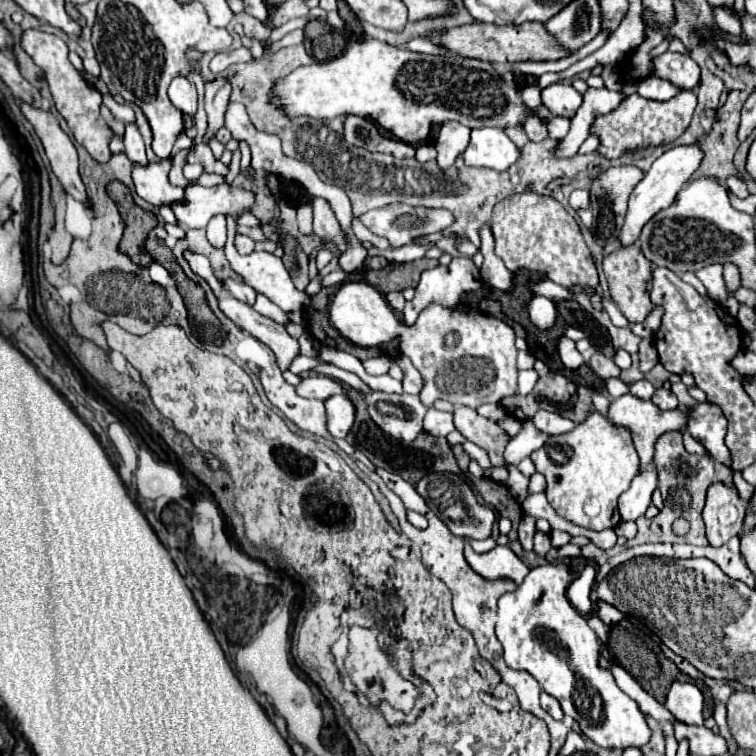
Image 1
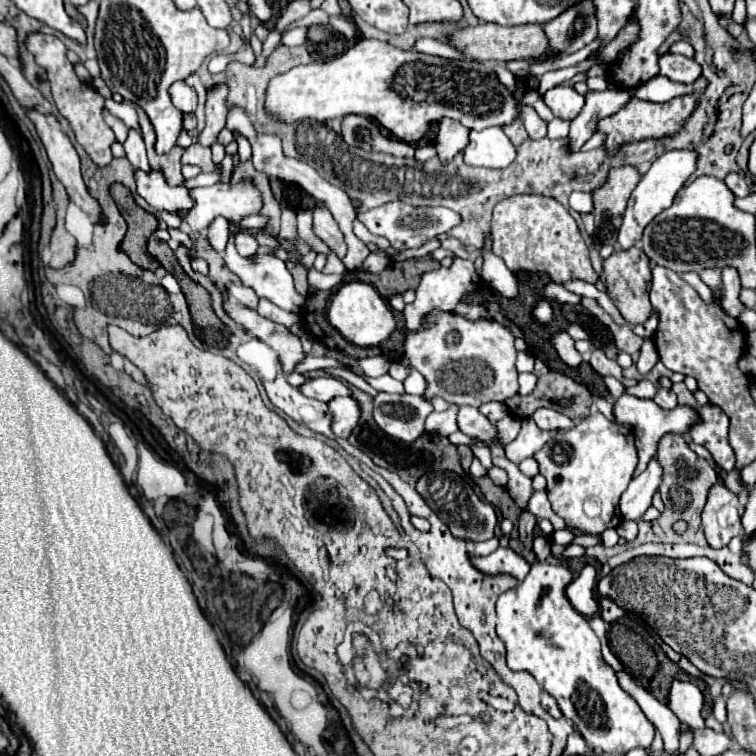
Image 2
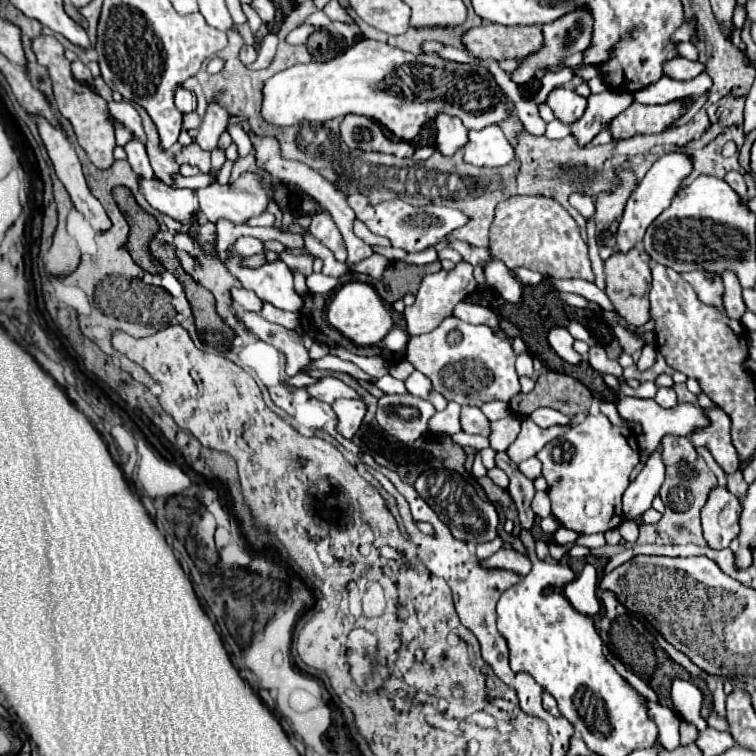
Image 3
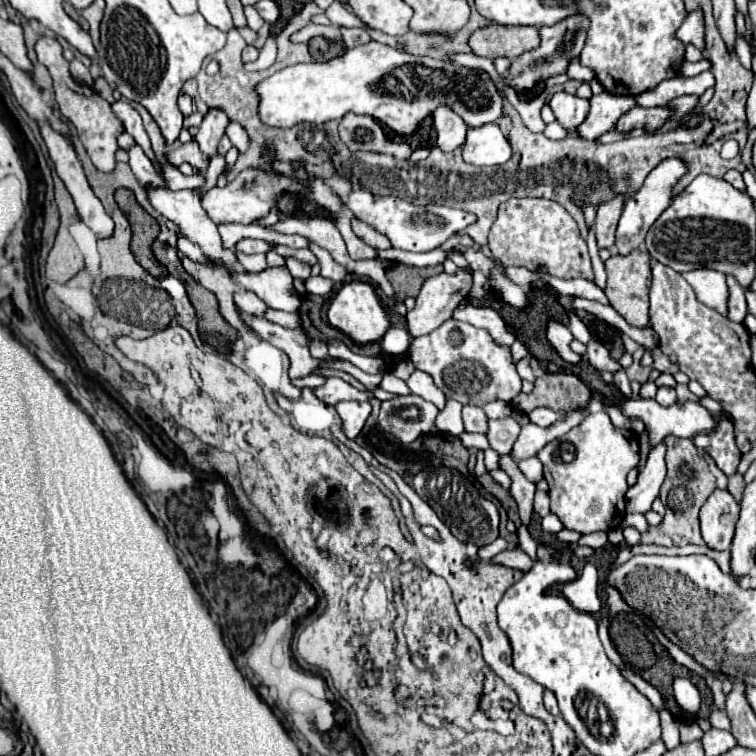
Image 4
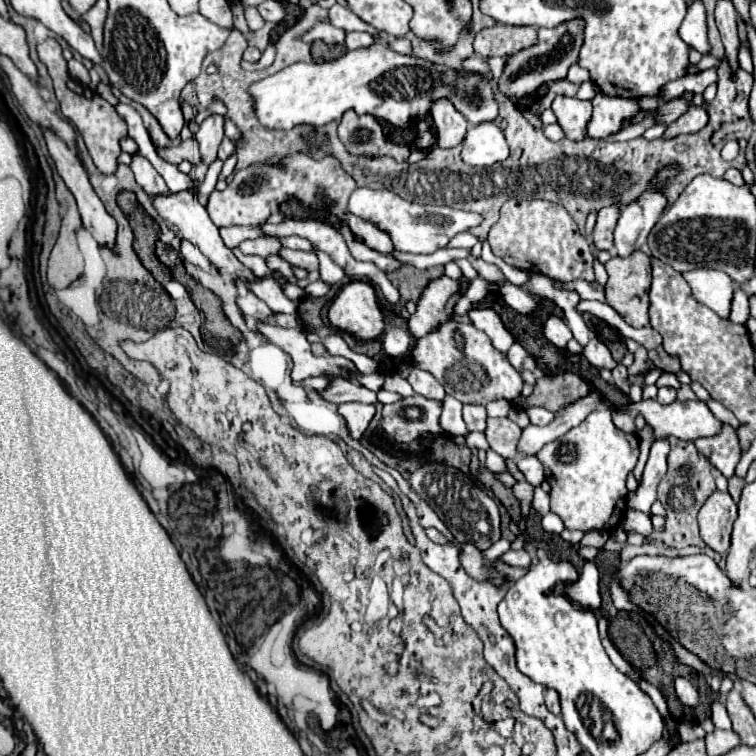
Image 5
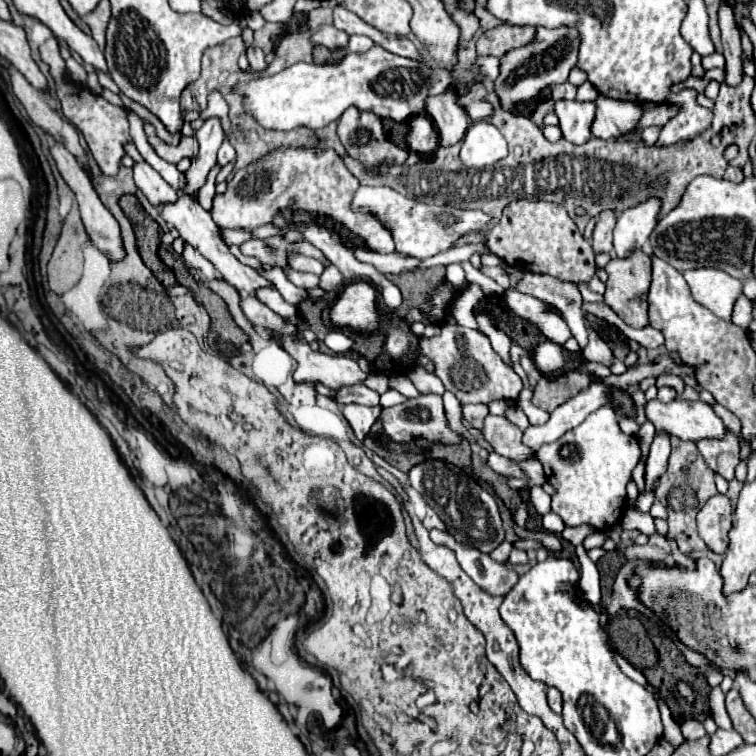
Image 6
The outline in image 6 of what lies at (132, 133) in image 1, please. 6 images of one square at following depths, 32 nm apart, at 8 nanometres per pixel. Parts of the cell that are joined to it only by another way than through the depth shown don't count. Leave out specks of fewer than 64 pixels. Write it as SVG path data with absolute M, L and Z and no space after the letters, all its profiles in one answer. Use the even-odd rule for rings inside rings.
M134 162L134 182L146 194L150 204L172 202L176 200L176 192L164 182L164 178L148 164L148 162Z

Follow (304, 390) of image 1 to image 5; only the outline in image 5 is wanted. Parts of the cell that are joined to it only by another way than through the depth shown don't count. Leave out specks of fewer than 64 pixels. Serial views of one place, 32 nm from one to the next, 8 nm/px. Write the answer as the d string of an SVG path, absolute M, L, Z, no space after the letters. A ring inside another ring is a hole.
M330 380L328 386L320 392L320 396L326 402L332 404L342 404L342 402L366 402L366 404L374 404L376 402L376 392L366 390L364 386L356 386L352 382L346 380Z

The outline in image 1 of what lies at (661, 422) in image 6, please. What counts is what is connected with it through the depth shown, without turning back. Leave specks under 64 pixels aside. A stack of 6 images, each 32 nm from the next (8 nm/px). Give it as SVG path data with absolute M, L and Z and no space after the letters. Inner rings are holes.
M624 394L616 400L610 402L608 406L608 420L616 426L616 428L626 428L634 440L634 446L638 450L638 456L640 456L640 462L642 462L642 468L640 470L646 470L648 468L648 462L652 460L652 452L654 452L654 442L660 434L668 432L668 430L682 430L686 428L686 418L688 418L688 412L686 410L672 410L672 412L660 412L660 408L656 408L650 400L640 400L632 394Z

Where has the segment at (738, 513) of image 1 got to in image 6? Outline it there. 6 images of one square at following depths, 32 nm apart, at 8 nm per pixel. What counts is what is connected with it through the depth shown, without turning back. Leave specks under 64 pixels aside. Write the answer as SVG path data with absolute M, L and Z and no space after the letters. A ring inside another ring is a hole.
M716 494L698 512L698 532L706 546L718 554L728 550L728 532L732 530L734 506L726 494Z

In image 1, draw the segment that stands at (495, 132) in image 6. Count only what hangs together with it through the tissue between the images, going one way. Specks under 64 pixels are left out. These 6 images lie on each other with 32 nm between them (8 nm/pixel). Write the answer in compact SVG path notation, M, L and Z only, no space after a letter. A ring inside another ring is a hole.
M474 128L470 144L462 156L466 166L502 172L520 158L520 148L506 136L502 128Z

